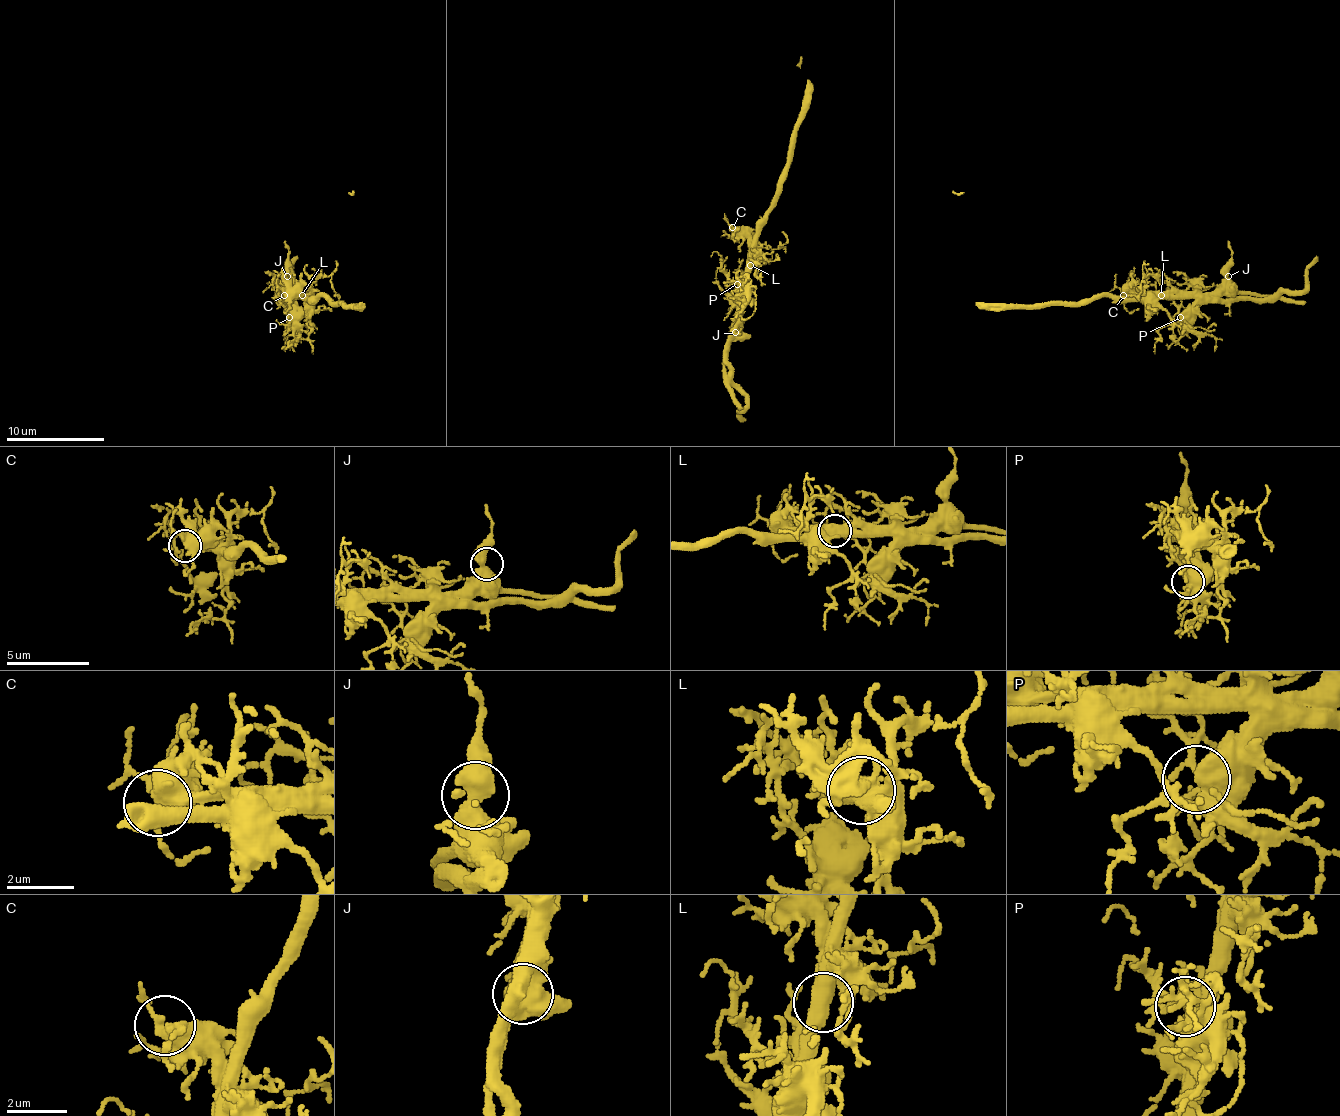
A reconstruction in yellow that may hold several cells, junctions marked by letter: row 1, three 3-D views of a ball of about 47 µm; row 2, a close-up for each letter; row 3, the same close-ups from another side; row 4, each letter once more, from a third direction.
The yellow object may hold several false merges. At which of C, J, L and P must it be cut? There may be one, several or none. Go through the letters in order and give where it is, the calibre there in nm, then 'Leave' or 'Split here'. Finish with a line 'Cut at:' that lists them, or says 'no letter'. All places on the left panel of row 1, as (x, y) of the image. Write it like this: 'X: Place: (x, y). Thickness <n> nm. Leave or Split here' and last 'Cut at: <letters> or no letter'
C: Place: (284, 295). Thickness 400 nm. Leave
J: Place: (287, 276). Thickness 600 nm. Leave
L: Place: (302, 295). Thickness 650 nm. Split here
P: Place: (289, 317). Thickness 440 nm. Leave
Cut at: L

